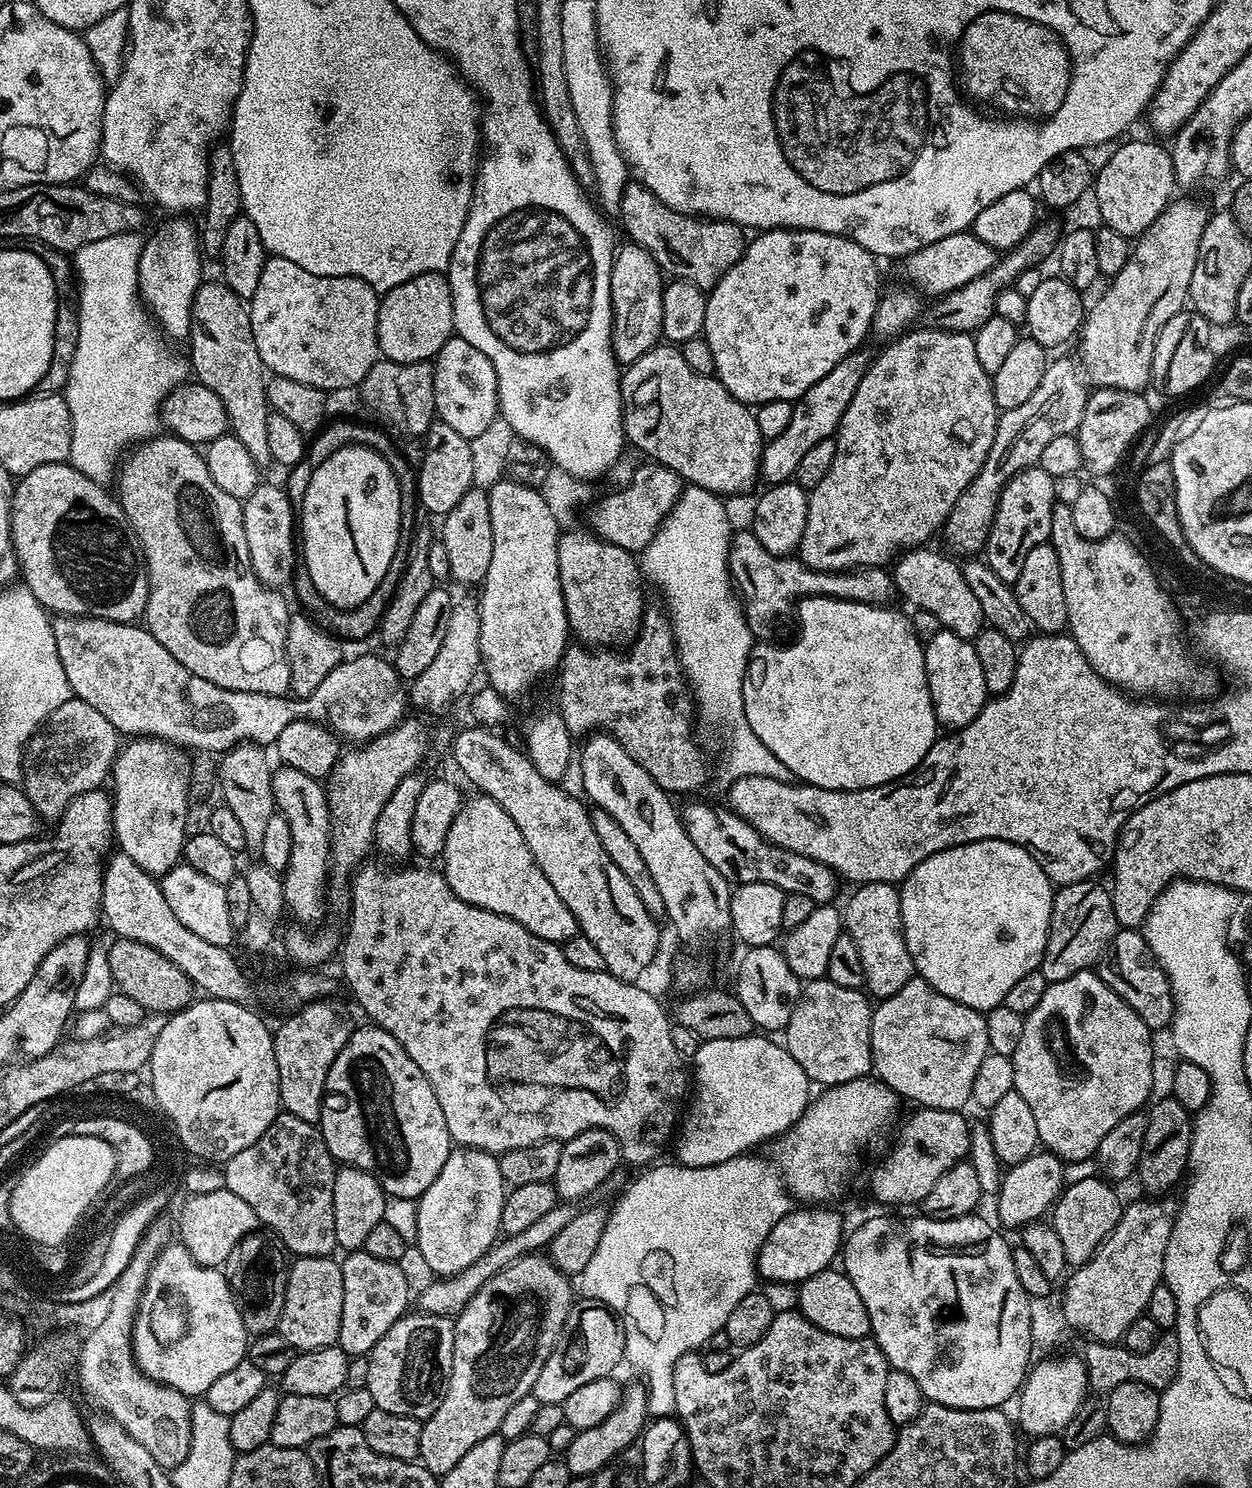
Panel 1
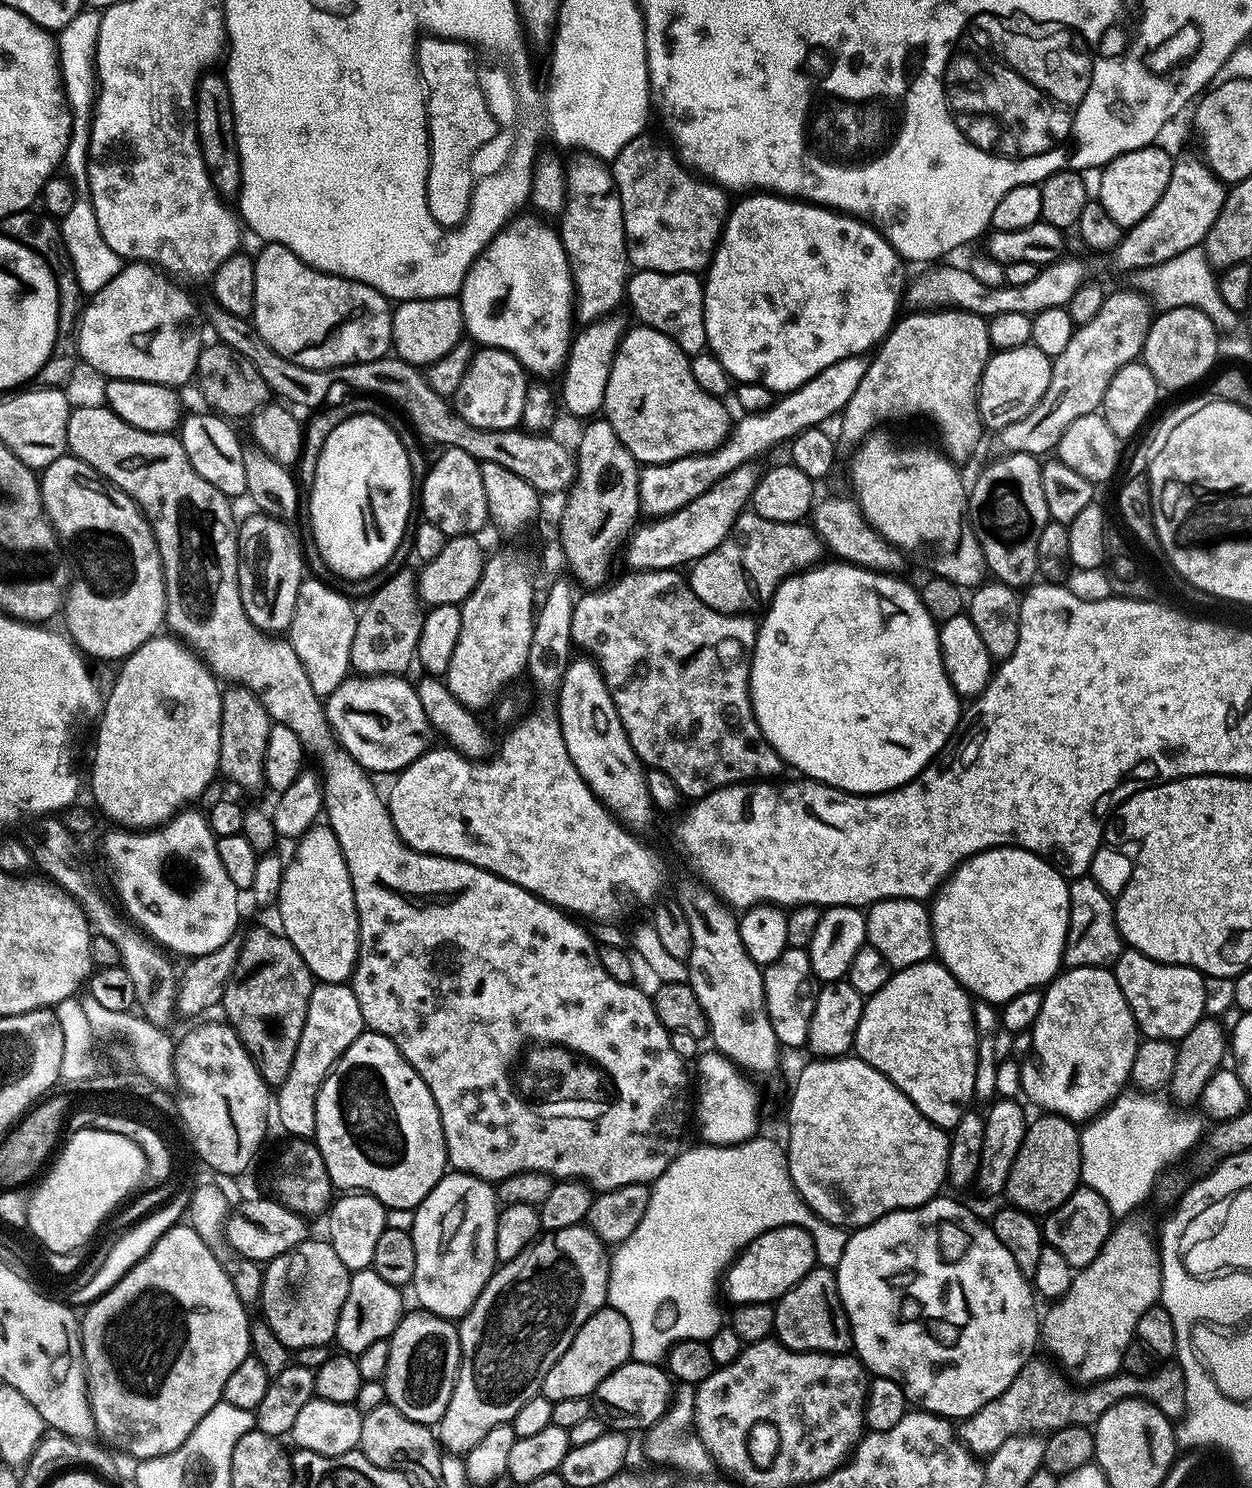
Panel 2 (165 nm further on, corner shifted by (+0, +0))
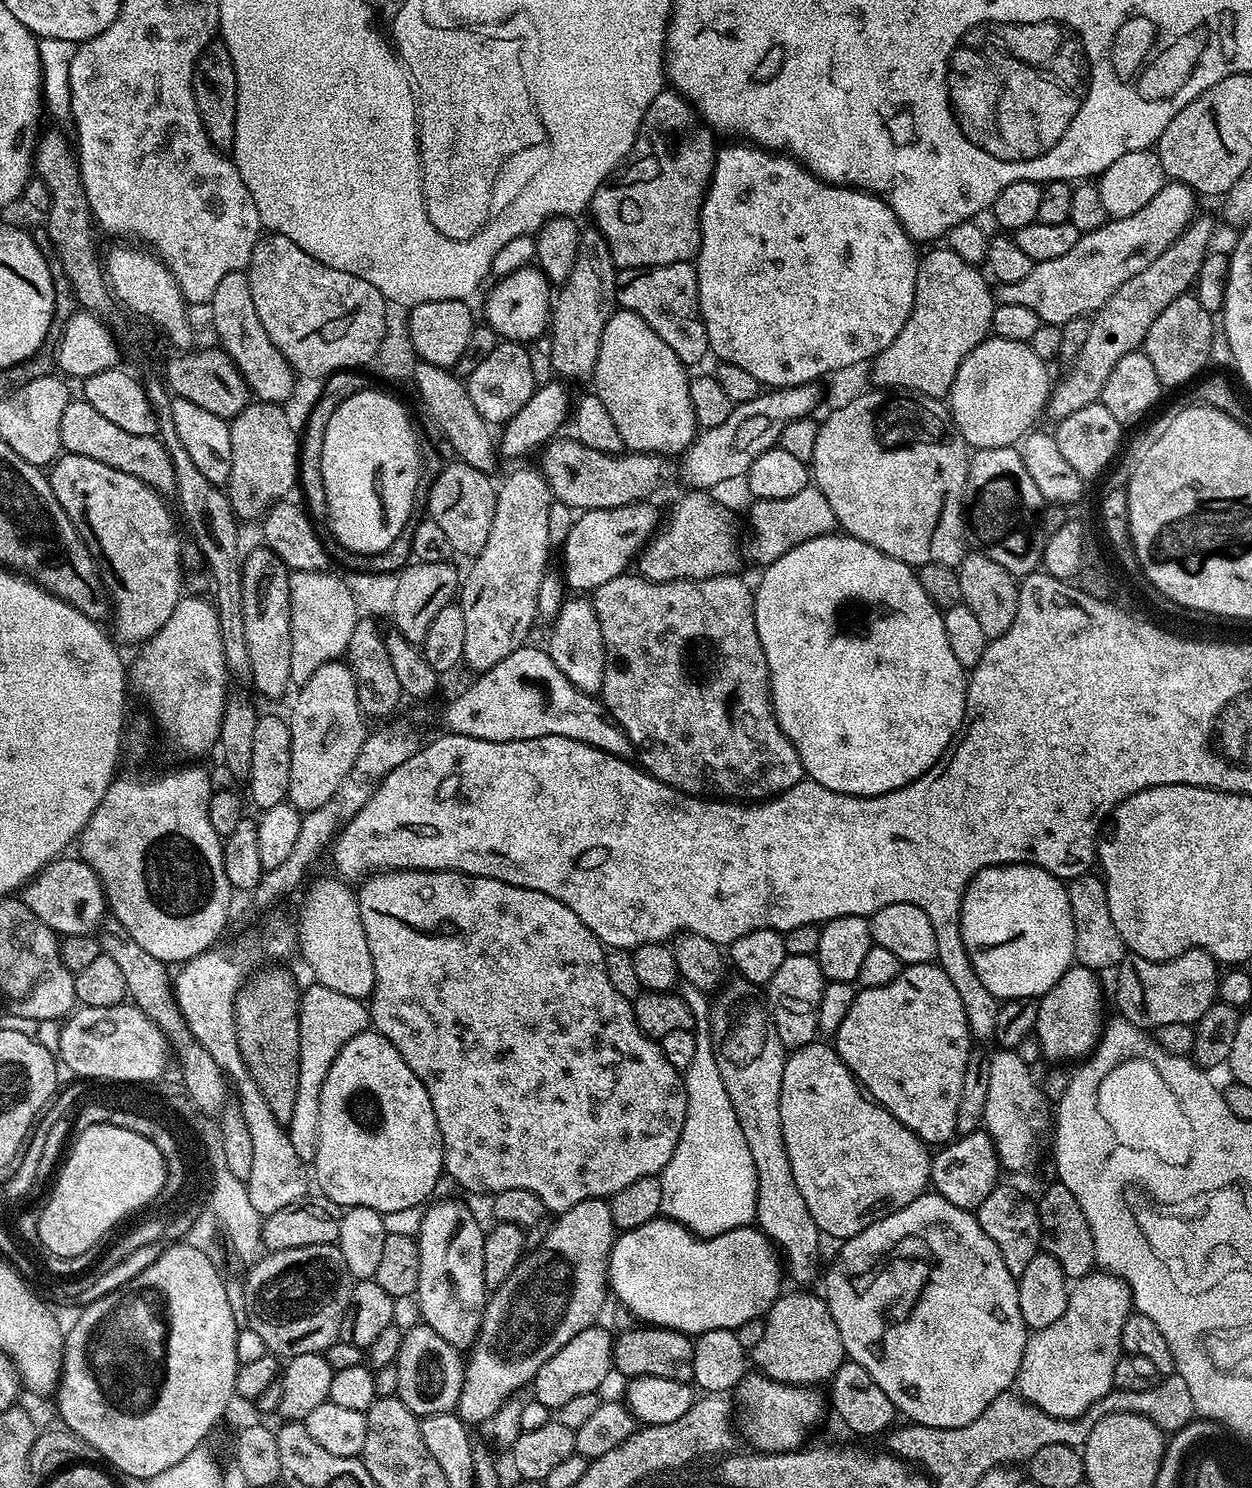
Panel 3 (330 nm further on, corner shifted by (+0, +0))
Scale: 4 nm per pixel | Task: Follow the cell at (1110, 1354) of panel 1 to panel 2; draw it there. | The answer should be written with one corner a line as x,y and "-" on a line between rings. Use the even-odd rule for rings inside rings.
1039,1358
1029,1360
1022,1366
1022,1370
1018,1370
1014,1382
1010,1382
1005,1392
986,1402
986,1406
982,1406
982,1410
978,1410
973,1416
967,1417
963,1421
962,1439
969,1449
976,1454
991,1454
1011,1436
1048,1434
1057,1428
1069,1428
1072,1424
1092,1426
1099,1416
1110,1410
1114,1402
1124,1400
1128,1396
1139,1396
1142,1400
1157,1404
1166,1413
1171,1413
1172,1408
1179,1409
1182,1404
1184,1379
1176,1370
1168,1373
1160,1370
1150,1376
1117,1374
1106,1380
1095,1381
1094,1386
1079,1388
1069,1383
1062,1375
1061,1369
1056,1368
1051,1368
1046,1361

